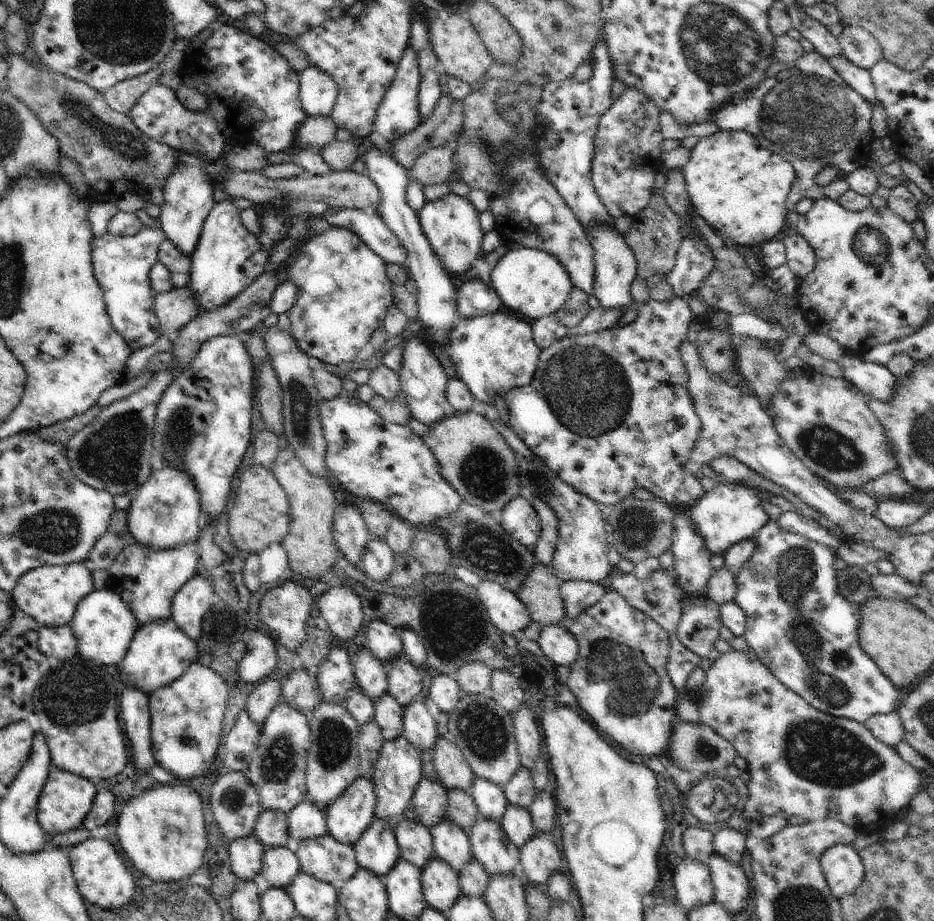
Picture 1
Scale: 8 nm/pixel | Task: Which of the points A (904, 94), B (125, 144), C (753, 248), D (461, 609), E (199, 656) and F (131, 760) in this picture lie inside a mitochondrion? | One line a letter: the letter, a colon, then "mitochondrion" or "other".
A: other
B: mitochondrion
C: other
D: mitochondrion
E: other
F: other

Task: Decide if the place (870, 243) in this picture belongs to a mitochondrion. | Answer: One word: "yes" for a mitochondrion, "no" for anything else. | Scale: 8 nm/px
yes

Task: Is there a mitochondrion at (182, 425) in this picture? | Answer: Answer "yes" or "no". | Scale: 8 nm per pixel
yes

